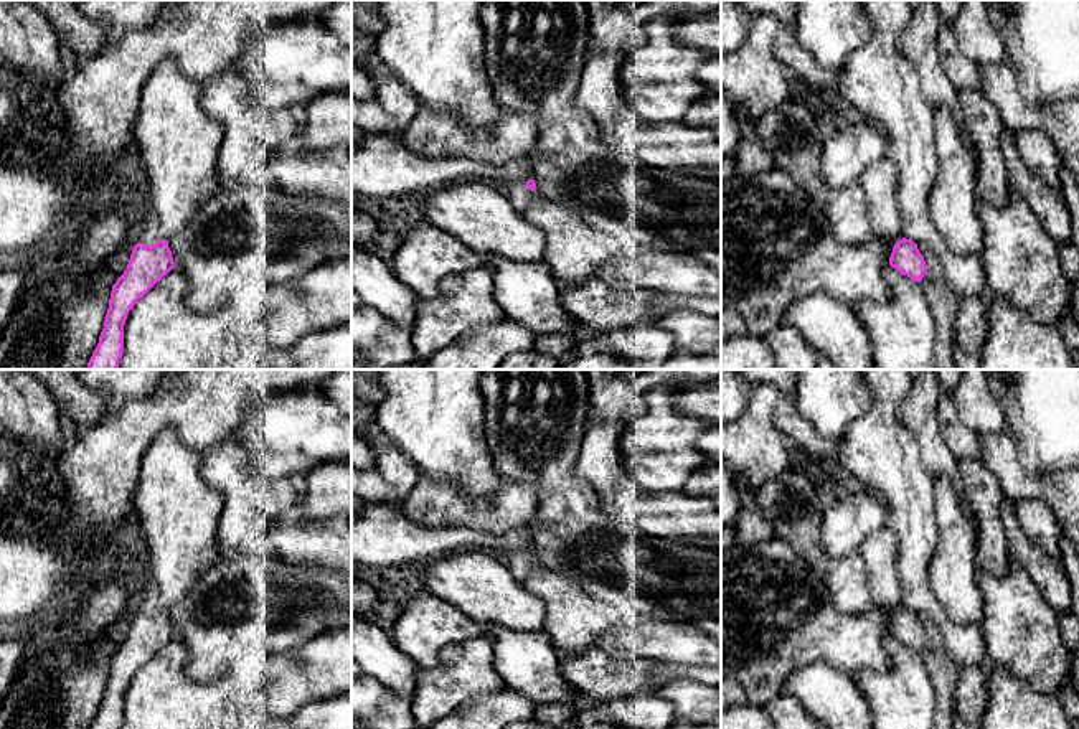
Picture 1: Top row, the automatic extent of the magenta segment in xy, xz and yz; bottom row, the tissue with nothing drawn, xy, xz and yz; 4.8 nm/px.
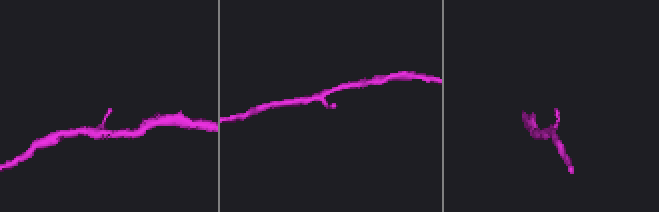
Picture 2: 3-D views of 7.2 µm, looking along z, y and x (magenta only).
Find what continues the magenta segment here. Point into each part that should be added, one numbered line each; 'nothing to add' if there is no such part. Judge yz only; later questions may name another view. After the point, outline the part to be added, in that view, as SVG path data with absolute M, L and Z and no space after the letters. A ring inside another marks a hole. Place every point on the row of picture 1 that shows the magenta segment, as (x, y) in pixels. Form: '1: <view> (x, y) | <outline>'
1: yz (881, 84) | M907 0L860 2L871 23L871 38L843 64L840 92L889 139L888 155L899 172L902 238L929 244L950 270L950 289L960 302L980 299L987 284L982 254L954 254L929 214L929 193L937 173L934 111L921 91L917 71L898 49L912 8Z

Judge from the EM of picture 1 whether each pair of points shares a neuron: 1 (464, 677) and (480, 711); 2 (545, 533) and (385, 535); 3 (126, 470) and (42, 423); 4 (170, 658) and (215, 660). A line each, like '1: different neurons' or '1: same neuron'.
1: different neurons
2: different neurons
3: different neurons
4: different neurons

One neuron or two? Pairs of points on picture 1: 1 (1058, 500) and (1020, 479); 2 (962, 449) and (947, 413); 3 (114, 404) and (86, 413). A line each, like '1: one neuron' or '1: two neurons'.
1: one neuron
2: one neuron
3: two neurons

